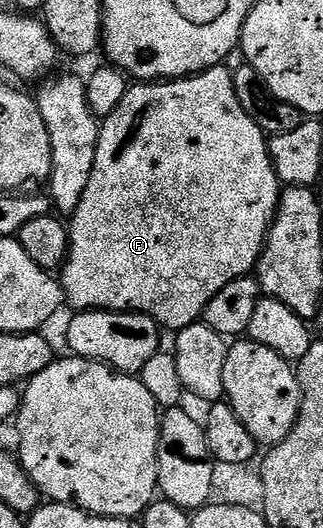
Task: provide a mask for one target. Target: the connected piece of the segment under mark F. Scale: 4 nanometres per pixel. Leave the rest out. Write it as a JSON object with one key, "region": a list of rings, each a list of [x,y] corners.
{"region":[[[220,66],[218,68],[206,68],[205,71],[198,72],[195,76],[184,76],[182,80],[132,83],[130,87],[128,87],[125,98],[121,98],[121,106],[117,106],[113,110],[113,114],[109,114],[102,121],[99,130],[99,141],[97,142],[97,162],[93,162],[93,174],[89,174],[89,186],[85,186],[85,194],[81,194],[81,202],[77,206],[75,215],[70,217],[67,259],[64,260],[61,269],[63,295],[66,303],[68,305],[72,304],[72,309],[98,310],[101,312],[139,312],[143,316],[153,318],[160,329],[167,331],[168,328],[171,334],[178,334],[182,328],[189,327],[190,324],[196,323],[196,321],[202,317],[205,306],[211,301],[213,294],[217,294],[217,290],[225,290],[225,286],[229,286],[229,282],[233,282],[237,278],[248,275],[248,273],[254,269],[255,265],[258,264],[259,255],[263,252],[263,243],[267,241],[267,232],[275,220],[276,210],[279,209],[281,181],[271,161],[271,149],[269,147],[268,137],[261,130],[261,126],[257,126],[257,122],[253,122],[253,118],[249,118],[249,114],[245,114],[245,109],[237,102],[237,90],[233,90],[233,78],[231,77],[231,73],[232,69],[230,67]]]}

